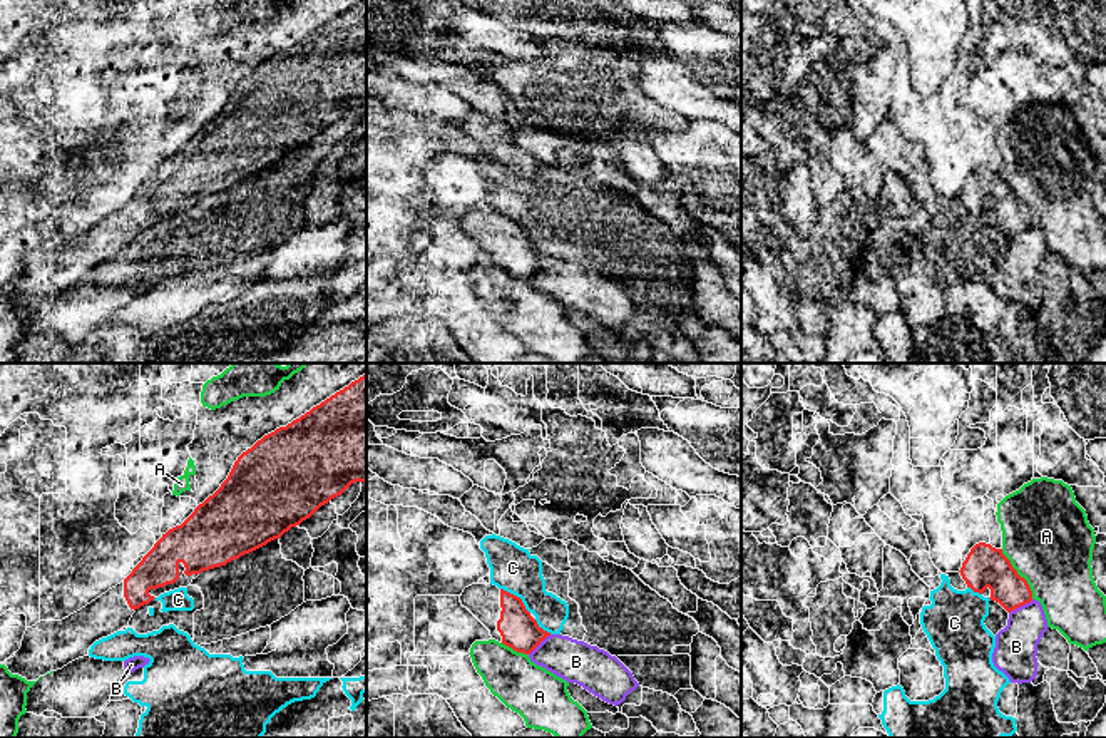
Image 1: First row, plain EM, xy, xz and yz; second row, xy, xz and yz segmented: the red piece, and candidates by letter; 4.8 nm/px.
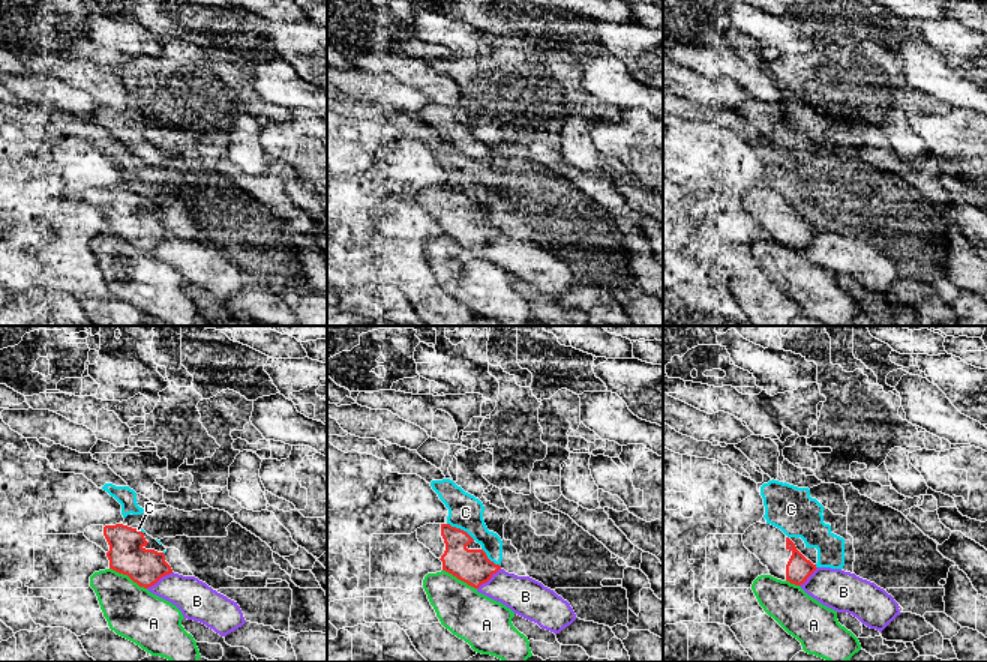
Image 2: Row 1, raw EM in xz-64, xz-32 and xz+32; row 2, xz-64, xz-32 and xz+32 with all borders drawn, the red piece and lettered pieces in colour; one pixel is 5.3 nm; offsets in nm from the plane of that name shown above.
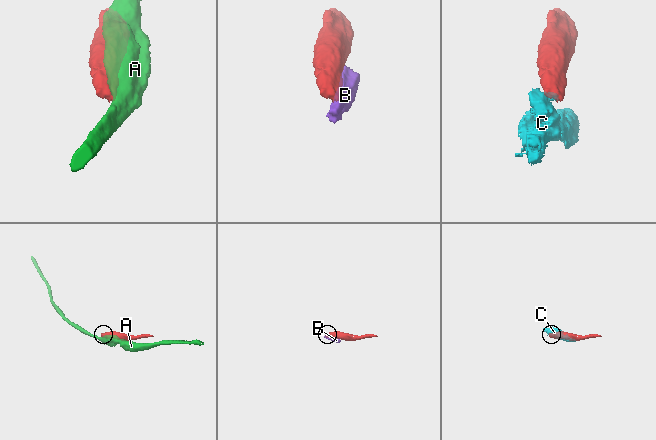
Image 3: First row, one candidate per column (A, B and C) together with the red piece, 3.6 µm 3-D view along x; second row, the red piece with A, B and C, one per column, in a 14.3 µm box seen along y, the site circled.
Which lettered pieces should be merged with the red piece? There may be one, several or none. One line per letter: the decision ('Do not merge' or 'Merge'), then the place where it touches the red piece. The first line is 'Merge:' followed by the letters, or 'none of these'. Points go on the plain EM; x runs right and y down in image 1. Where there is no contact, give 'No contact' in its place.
Merge: none of these
A: Do not merge. Touches red at yz (1018, 199)
B: Do not merge. Touches red at xz (539, 268)
C: Do not merge. Touches red at xz (516, 221)

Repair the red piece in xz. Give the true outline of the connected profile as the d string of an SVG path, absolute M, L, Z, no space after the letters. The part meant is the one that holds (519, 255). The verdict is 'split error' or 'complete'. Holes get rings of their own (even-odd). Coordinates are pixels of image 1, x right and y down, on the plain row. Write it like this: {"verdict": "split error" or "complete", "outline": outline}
{"verdict": "split error", "outline": "M494 209L465 213L460 228L490 256L490 264L517 278L530 279L550 261L530 241L520 223Z"}

